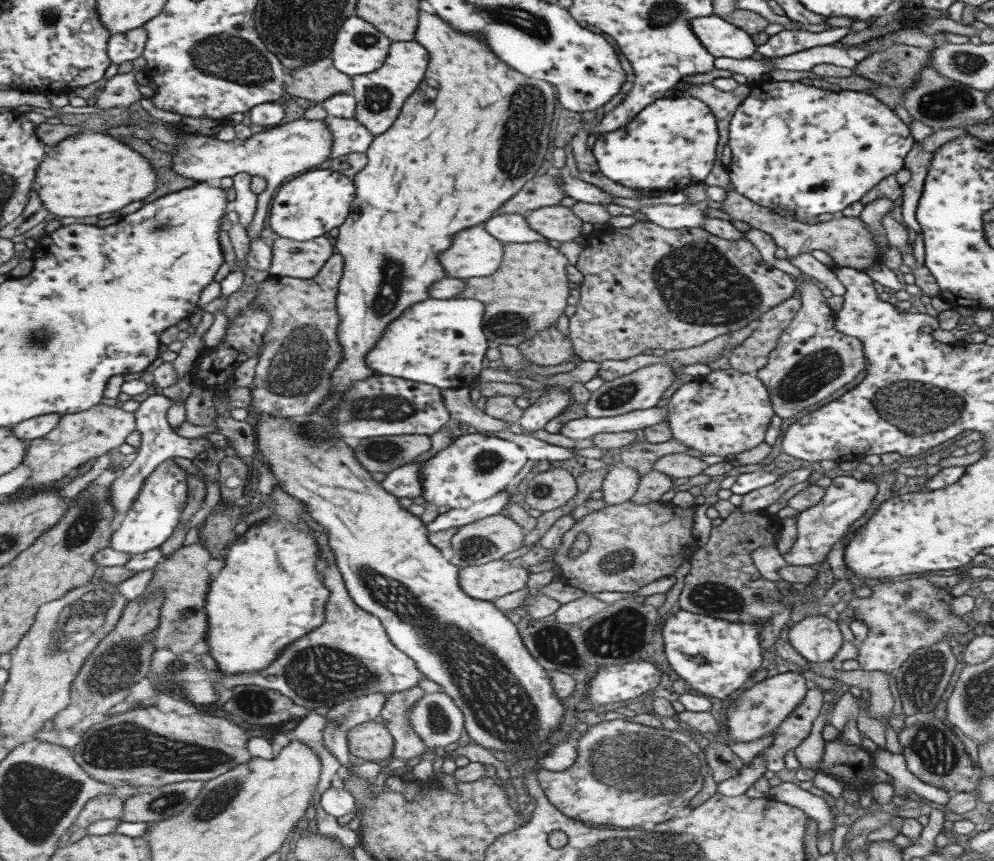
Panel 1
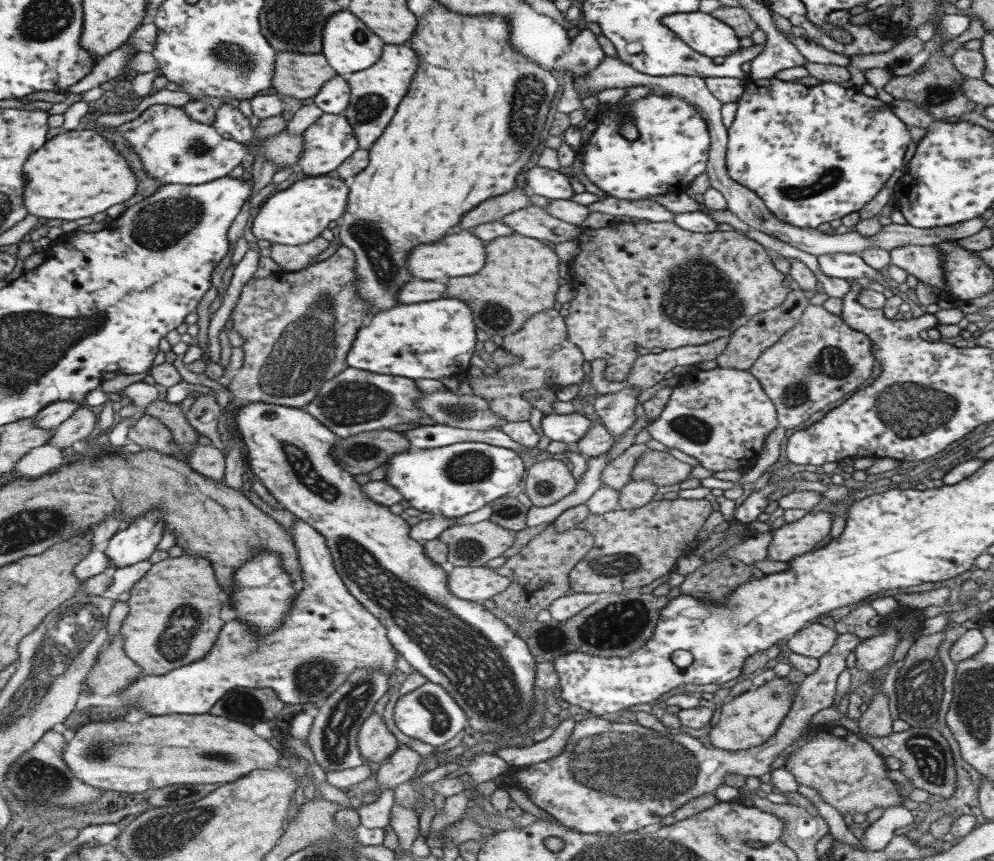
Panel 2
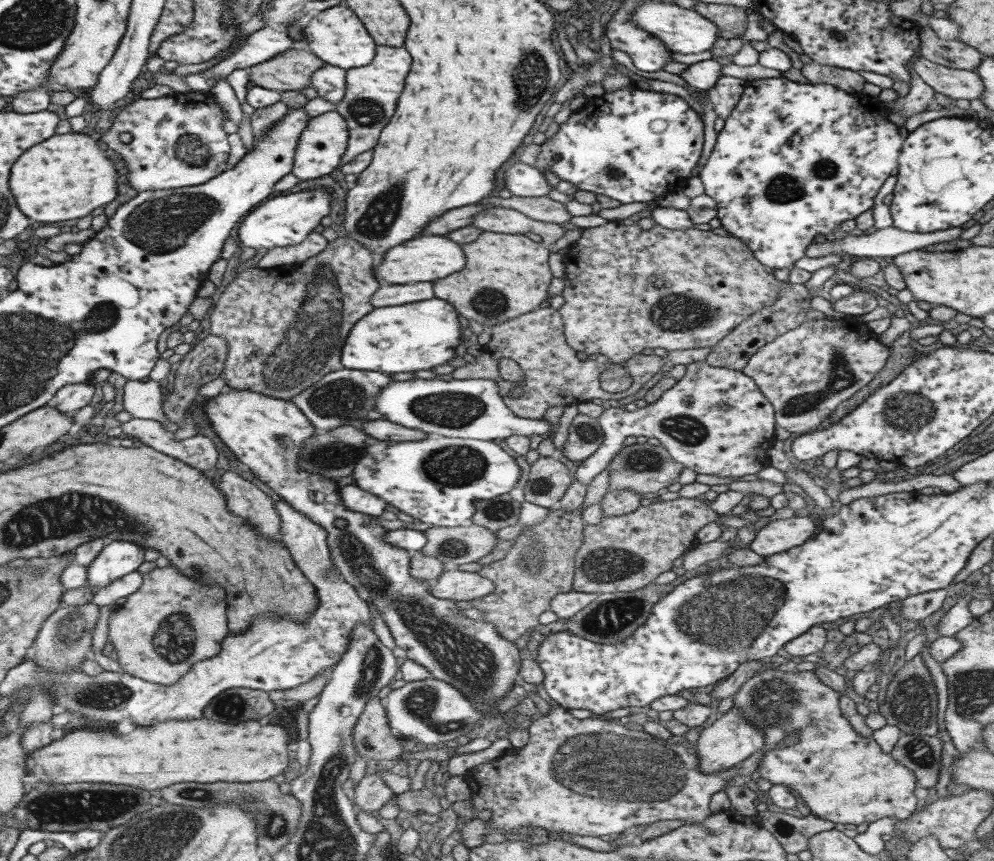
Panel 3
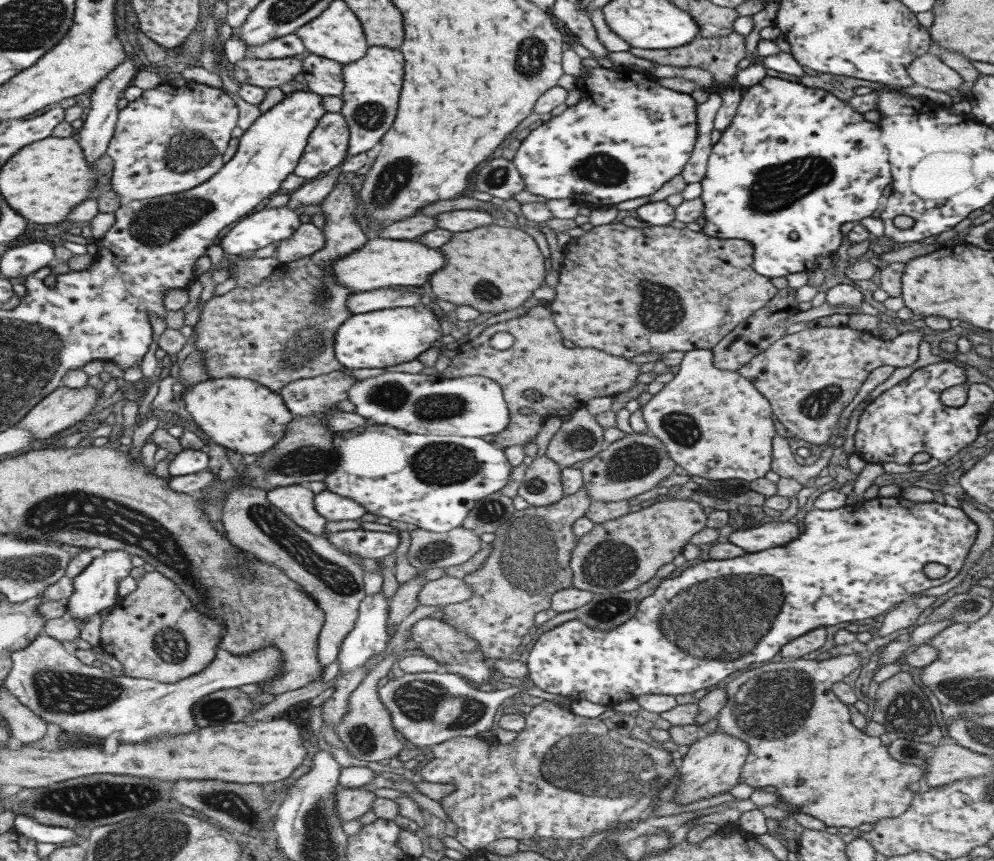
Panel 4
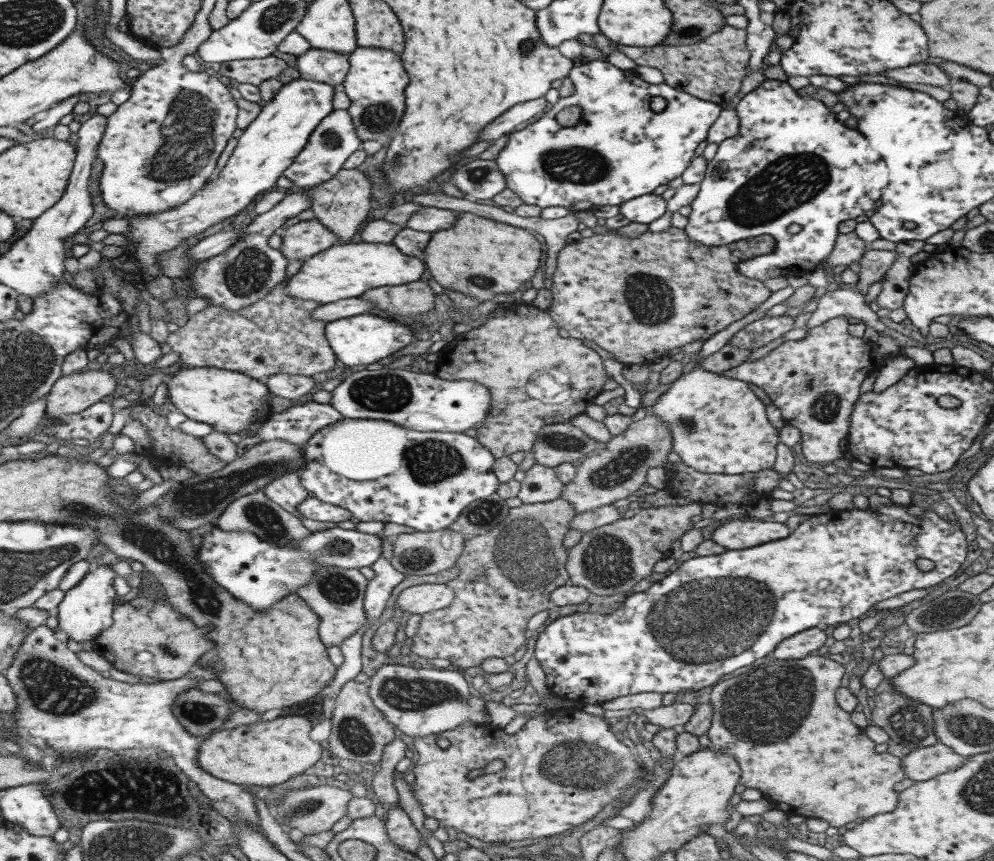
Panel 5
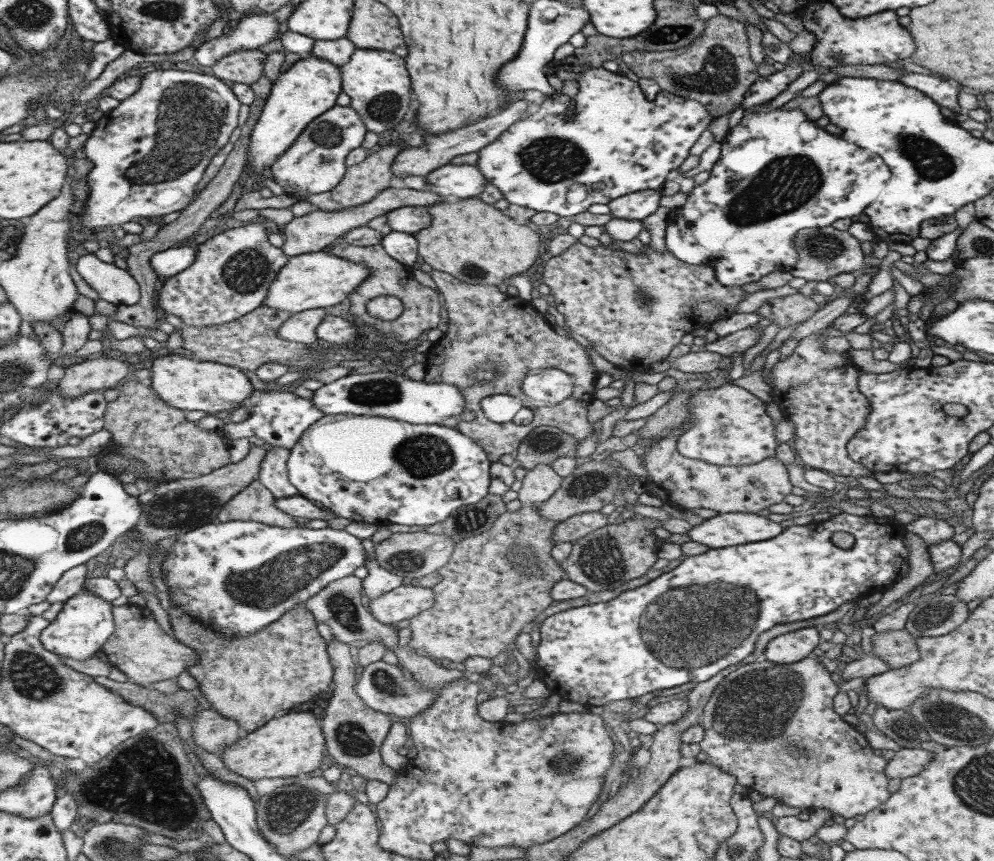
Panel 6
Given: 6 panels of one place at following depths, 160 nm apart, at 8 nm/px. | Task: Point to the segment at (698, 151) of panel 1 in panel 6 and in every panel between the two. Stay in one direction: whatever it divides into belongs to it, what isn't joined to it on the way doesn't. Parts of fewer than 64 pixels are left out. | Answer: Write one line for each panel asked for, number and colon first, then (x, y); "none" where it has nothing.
2: (671, 148)
3: (632, 145)
4: (626, 136)
5: (619, 149)
6: (616, 143)

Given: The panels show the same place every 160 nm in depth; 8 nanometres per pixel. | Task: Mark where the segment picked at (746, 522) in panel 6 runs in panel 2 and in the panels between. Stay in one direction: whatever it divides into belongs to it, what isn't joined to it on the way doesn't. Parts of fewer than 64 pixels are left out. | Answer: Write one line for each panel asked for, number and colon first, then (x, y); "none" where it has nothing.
2: (790, 540)
3: (773, 537)
4: (770, 534)
5: (736, 534)

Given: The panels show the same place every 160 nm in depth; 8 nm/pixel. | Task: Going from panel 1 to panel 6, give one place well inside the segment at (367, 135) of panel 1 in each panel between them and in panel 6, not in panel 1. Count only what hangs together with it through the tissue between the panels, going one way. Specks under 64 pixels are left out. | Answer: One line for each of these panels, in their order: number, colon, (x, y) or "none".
2: (329, 141)
3: (320, 145)
4: (326, 147)
5: (333, 140)
6: (315, 163)

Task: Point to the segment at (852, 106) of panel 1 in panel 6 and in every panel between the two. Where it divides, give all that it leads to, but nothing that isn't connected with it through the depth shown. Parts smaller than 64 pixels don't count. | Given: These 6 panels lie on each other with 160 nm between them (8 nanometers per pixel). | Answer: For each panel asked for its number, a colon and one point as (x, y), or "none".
2: (812, 155)
3: (792, 161)
4: (795, 163)
5: (791, 162)
6: (778, 172)

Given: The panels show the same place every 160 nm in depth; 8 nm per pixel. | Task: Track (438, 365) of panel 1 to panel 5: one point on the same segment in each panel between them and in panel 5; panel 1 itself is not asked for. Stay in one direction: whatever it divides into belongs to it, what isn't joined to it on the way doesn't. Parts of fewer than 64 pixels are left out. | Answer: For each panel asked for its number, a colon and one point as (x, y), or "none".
2: (433, 339)
3: (419, 335)
4: (380, 338)
5: (363, 339)

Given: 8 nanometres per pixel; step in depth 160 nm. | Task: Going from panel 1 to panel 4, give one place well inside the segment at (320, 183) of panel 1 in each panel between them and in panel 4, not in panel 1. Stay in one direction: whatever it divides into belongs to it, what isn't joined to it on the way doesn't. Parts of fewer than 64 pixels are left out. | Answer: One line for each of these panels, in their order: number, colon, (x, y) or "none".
2: (293, 216)
3: (284, 220)
4: (266, 226)

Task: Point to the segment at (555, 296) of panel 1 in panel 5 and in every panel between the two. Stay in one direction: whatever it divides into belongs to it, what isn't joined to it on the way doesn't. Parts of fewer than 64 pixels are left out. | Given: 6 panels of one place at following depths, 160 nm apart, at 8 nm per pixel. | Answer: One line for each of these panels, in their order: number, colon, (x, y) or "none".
2: (518, 279)
3: (505, 275)
4: (493, 268)
5: (479, 257)

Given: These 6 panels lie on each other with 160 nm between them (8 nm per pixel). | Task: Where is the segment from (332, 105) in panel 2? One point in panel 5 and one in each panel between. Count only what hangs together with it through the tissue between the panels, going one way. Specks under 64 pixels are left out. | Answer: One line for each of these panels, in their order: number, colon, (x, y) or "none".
3: (328, 82)
4: (322, 76)
5: (317, 65)

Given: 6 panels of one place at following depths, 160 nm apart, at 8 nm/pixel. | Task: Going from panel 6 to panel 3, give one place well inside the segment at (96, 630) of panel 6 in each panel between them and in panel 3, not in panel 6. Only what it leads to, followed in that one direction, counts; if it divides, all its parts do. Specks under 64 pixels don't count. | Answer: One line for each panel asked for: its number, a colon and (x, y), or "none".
3: (119, 558)
4: (97, 587)
5: (87, 611)

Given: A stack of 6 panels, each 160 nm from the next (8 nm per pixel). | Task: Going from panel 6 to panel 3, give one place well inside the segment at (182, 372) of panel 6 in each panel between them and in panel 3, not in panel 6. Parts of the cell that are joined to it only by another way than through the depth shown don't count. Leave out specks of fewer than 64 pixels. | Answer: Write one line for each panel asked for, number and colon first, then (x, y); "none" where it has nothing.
3: (264, 433)
4: (238, 414)
5: (229, 401)

